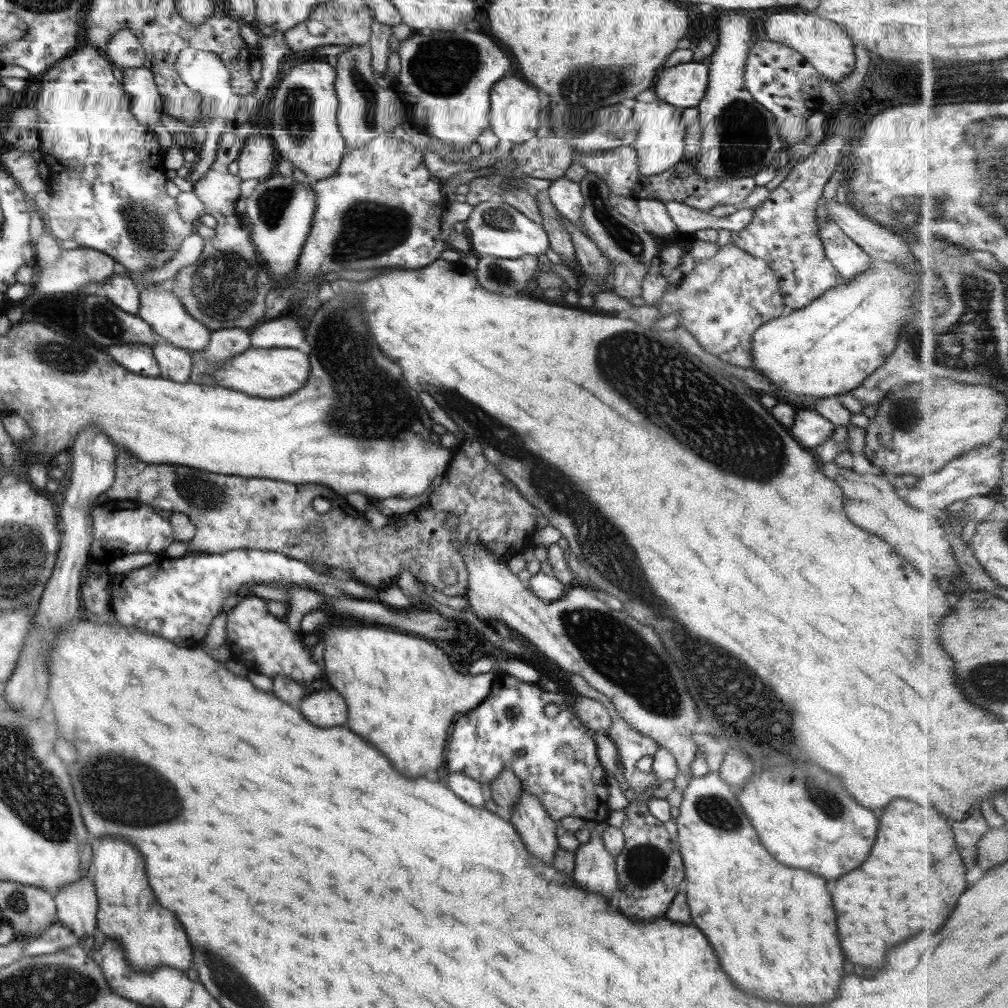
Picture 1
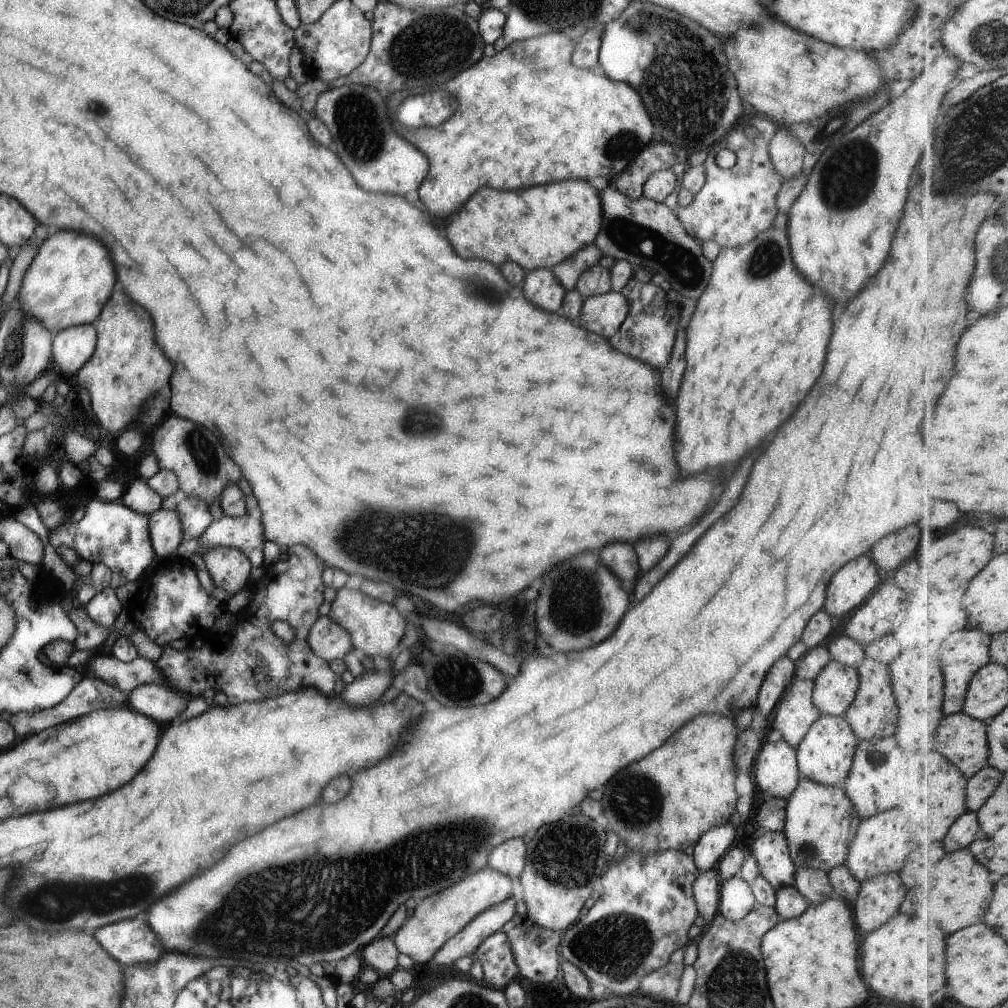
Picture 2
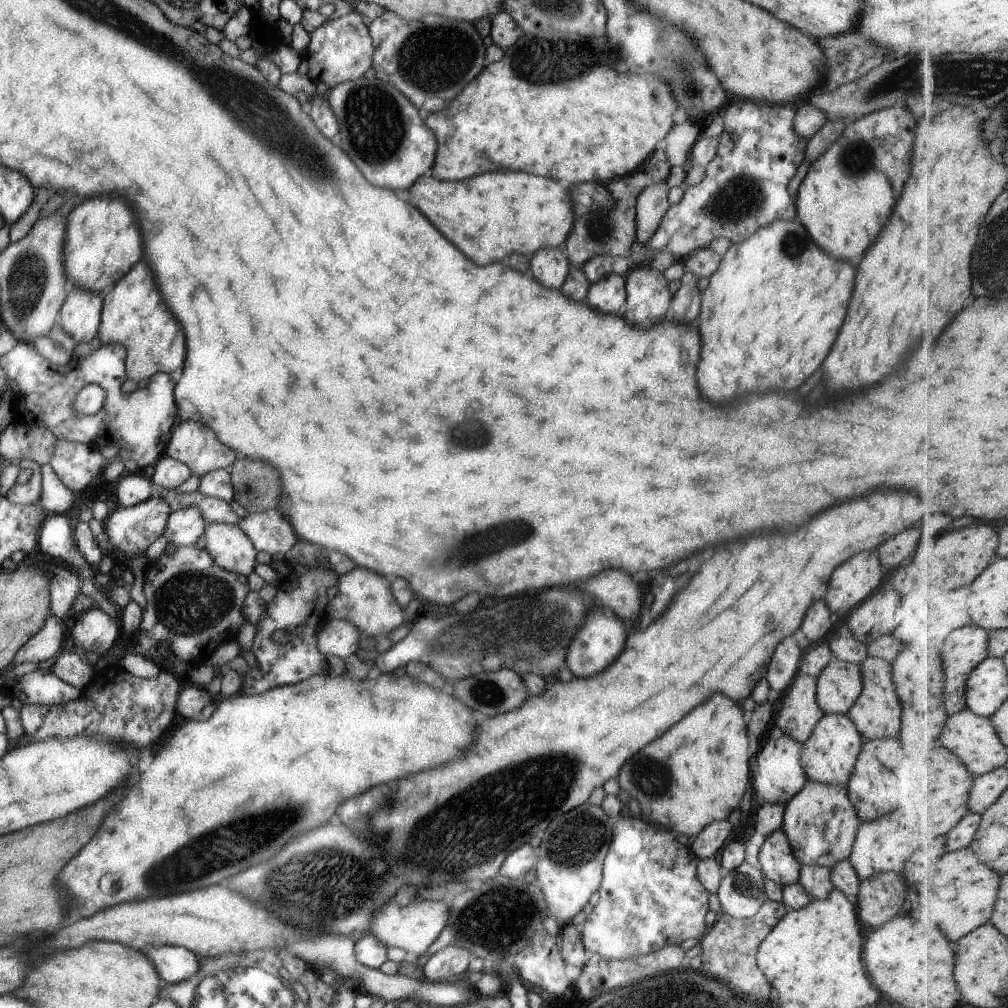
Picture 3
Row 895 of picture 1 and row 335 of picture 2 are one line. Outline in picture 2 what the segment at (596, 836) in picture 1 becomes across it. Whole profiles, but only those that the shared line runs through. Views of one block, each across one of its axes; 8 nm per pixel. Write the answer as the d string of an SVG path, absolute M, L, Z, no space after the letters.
M612 290L587 297L582 306L576 320L578 325L604 338L610 338L620 328L630 310L628 300L622 292Z

